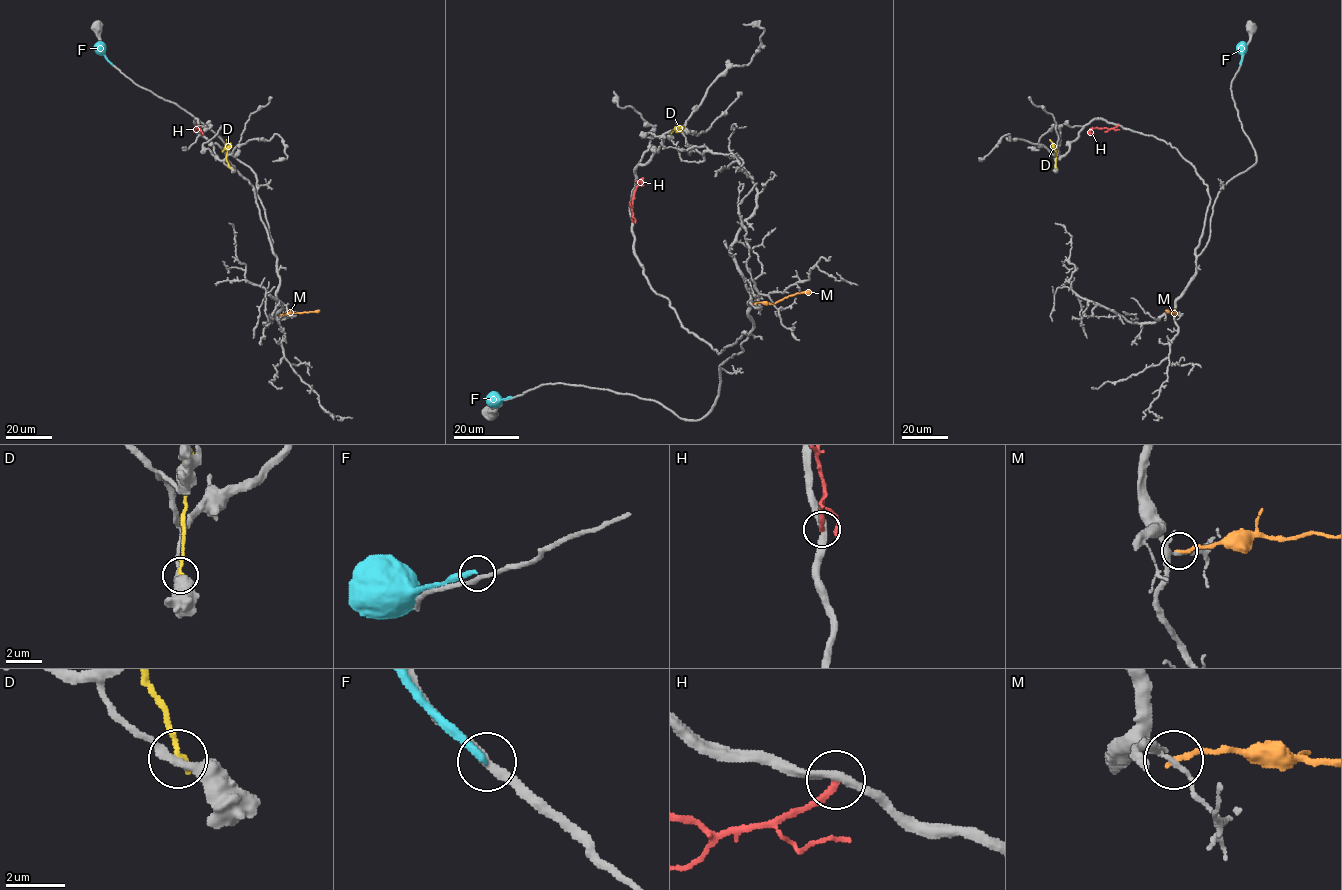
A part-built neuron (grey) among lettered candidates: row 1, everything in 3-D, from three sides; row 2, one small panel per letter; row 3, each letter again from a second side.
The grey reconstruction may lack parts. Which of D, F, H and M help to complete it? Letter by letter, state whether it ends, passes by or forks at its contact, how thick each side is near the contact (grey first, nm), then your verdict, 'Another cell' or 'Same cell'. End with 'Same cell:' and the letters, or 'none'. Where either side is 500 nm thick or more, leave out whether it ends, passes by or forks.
D: It ends there. Thickness 240 nm (grey) against 240 nm. Another cell
F: It ends there. Thickness 280 nm (grey) against 260 nm. Another cell
H: It ends there. Thickness 340 nm (grey) against 240 nm. Another cell
M: It ends there. Thickness 160 nm (grey) against 190 nm. Another cell
Same cell: none

